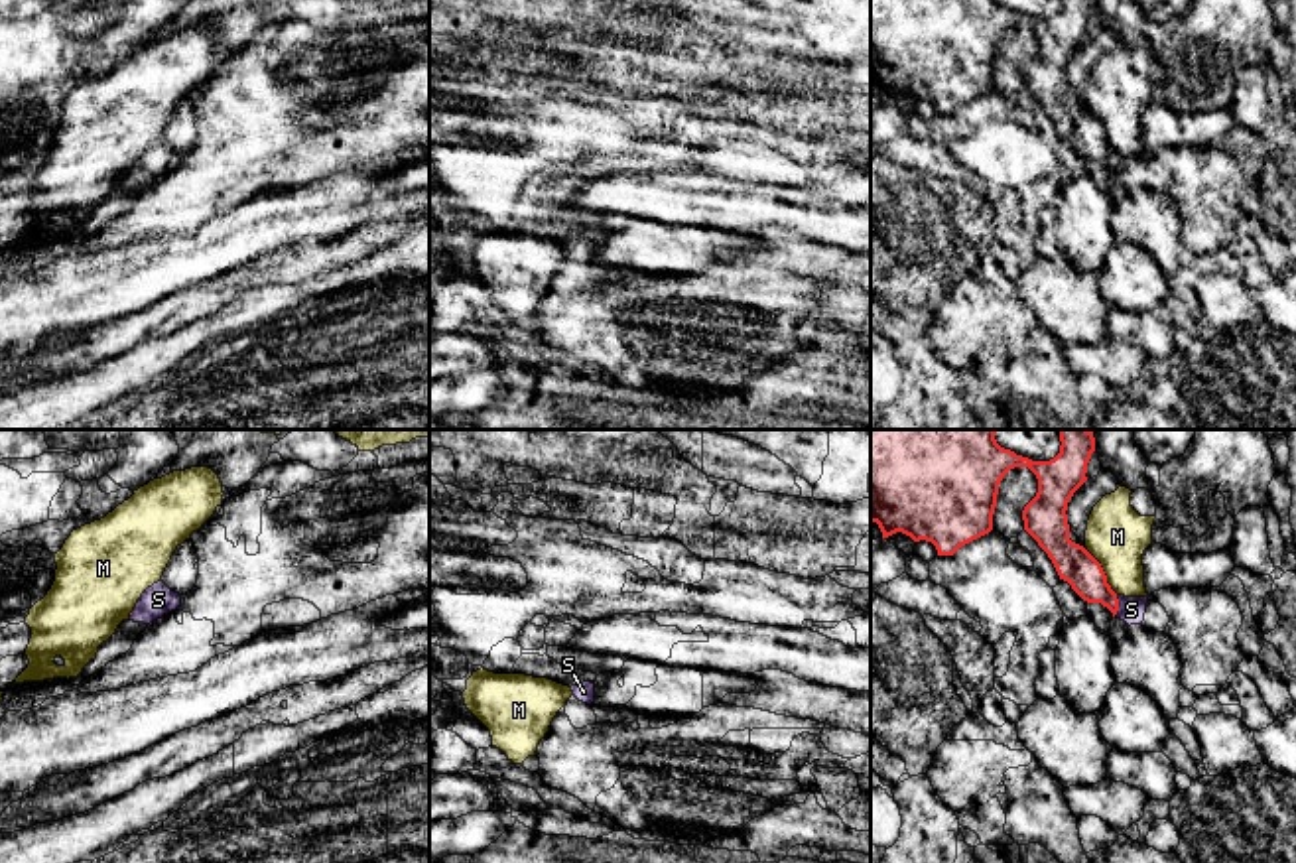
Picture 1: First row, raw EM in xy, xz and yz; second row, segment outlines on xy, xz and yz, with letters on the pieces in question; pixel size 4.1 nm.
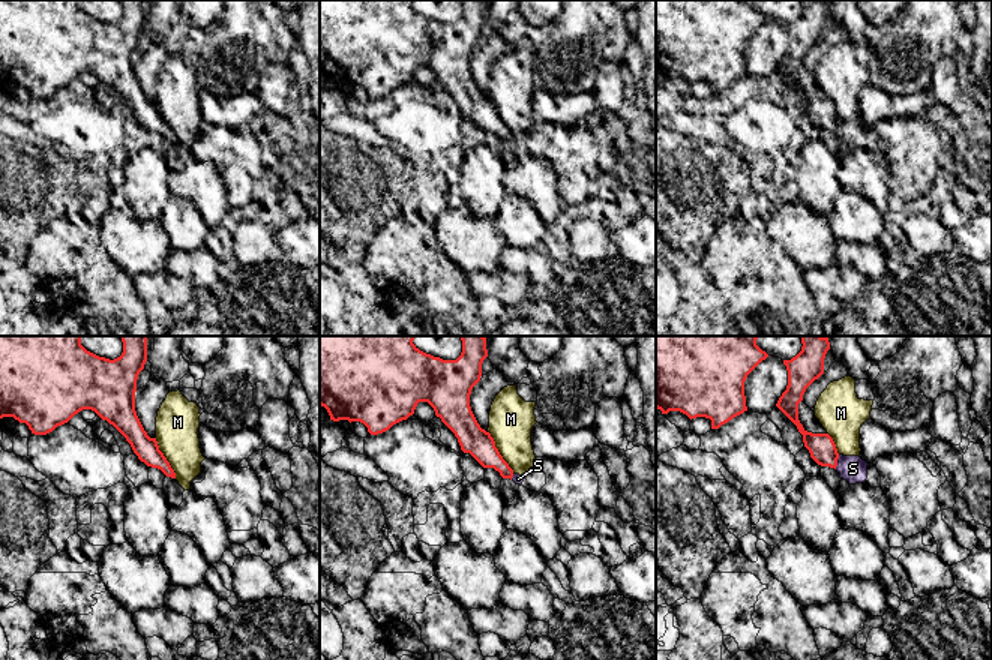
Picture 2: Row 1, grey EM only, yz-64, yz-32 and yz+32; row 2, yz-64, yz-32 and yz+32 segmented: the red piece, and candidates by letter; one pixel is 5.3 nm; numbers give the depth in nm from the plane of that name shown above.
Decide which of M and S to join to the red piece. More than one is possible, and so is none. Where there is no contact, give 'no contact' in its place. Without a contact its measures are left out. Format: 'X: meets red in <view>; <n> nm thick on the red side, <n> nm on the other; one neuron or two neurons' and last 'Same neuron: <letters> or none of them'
M: meets red in yz; 160 nm thick on the red side, 260 nm on the other; two neurons
S: meets red in yz; 160 nm thick on the red side, 110 nm on the other; one neuron
Same neuron: S

